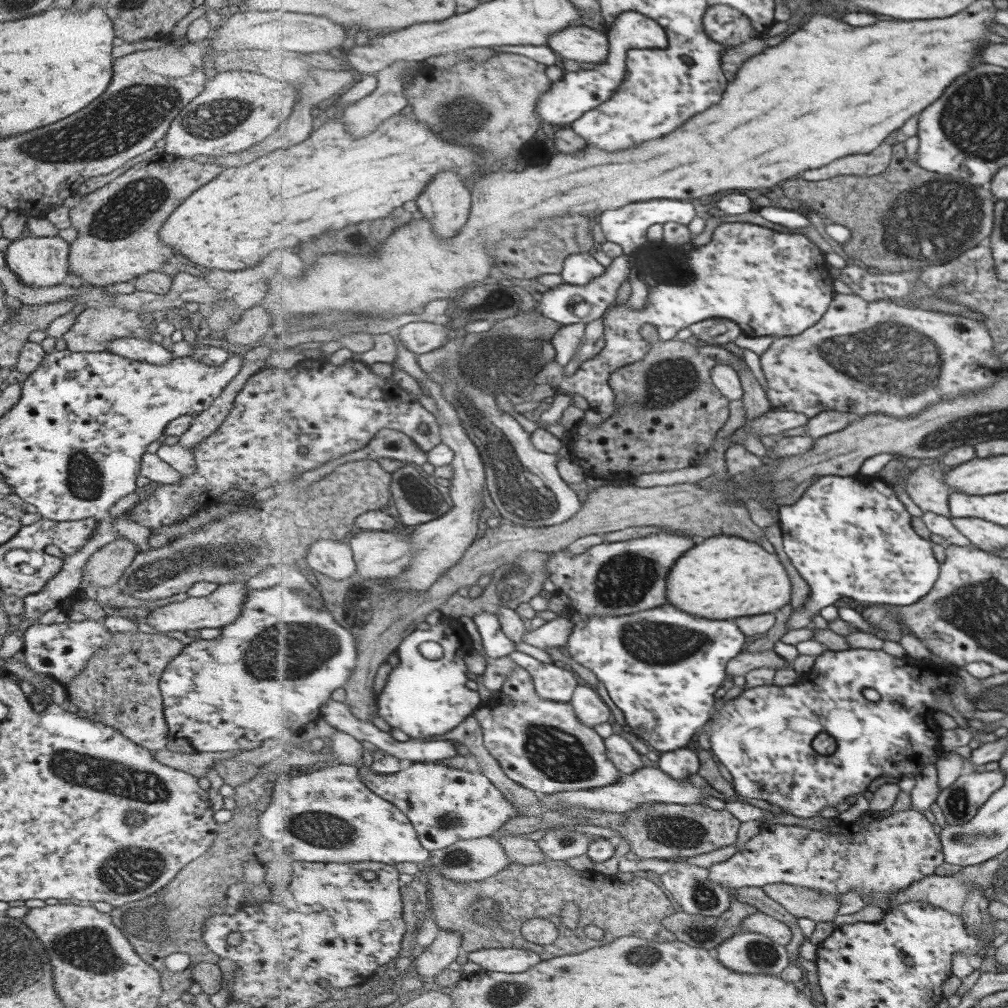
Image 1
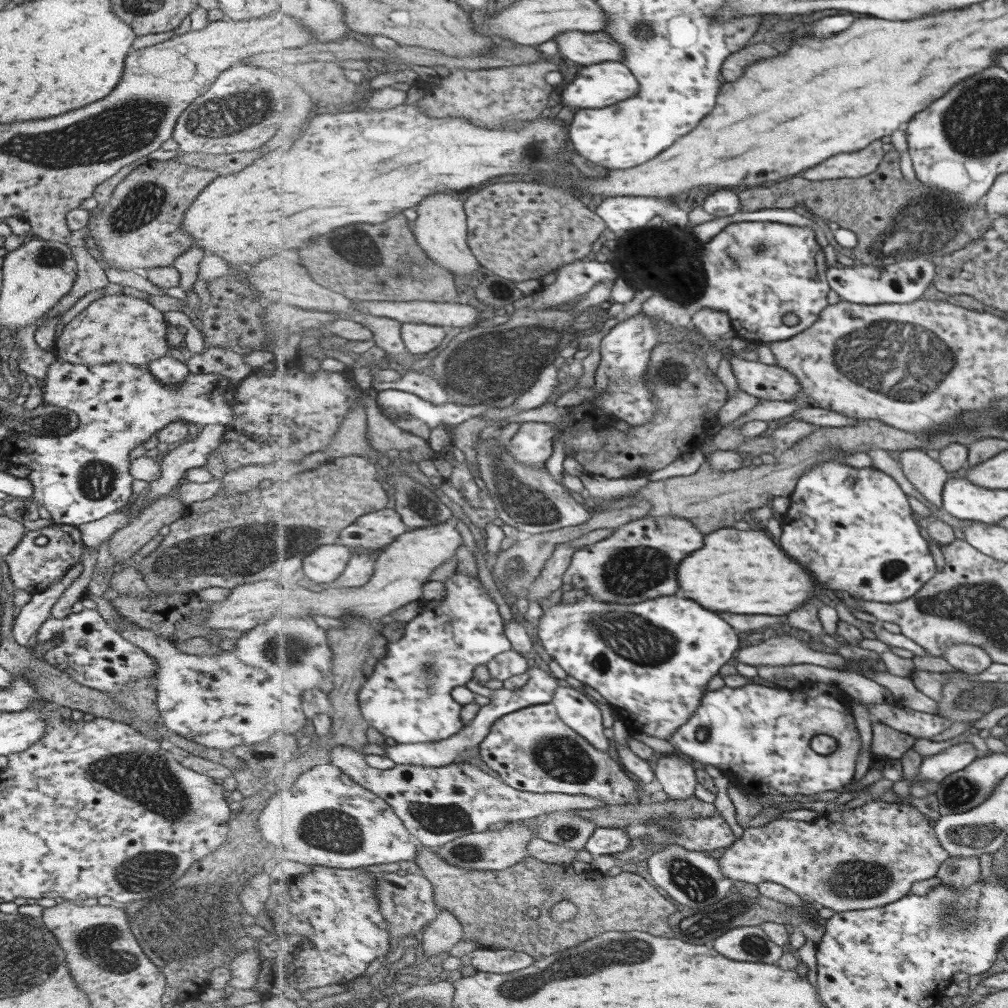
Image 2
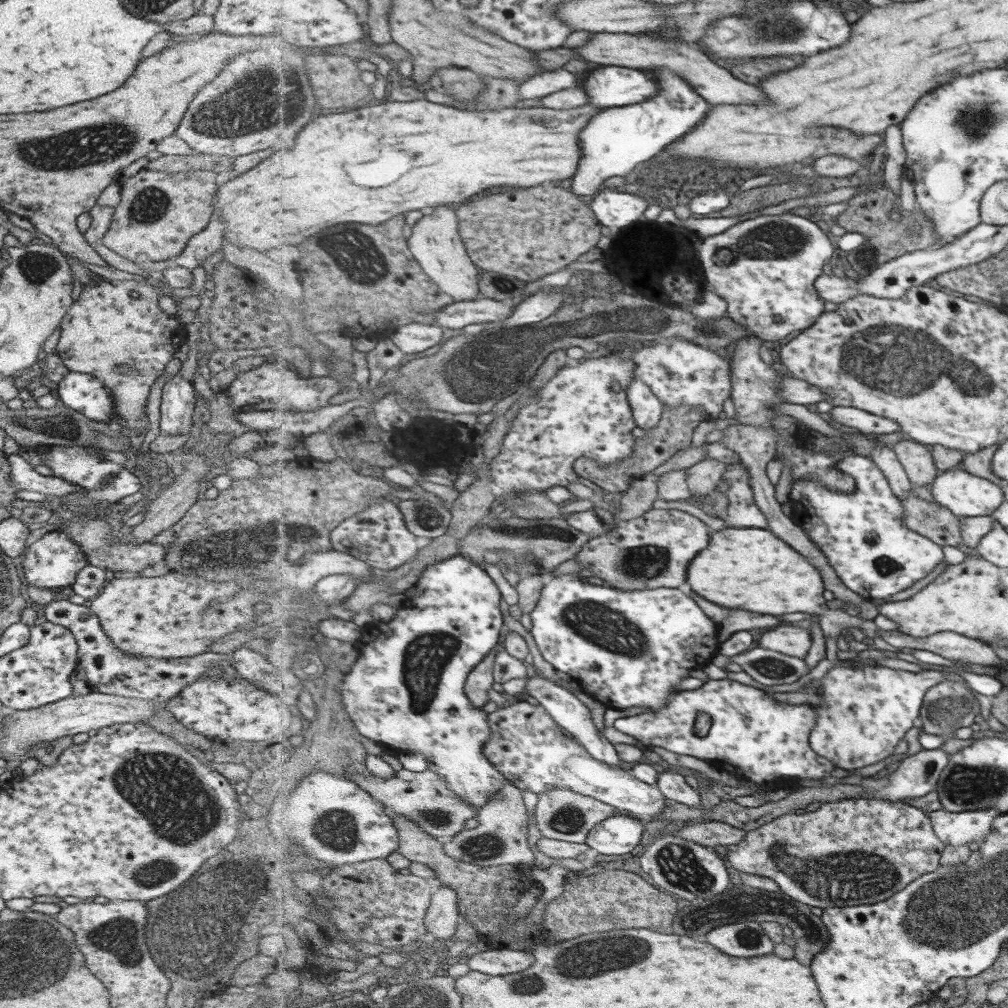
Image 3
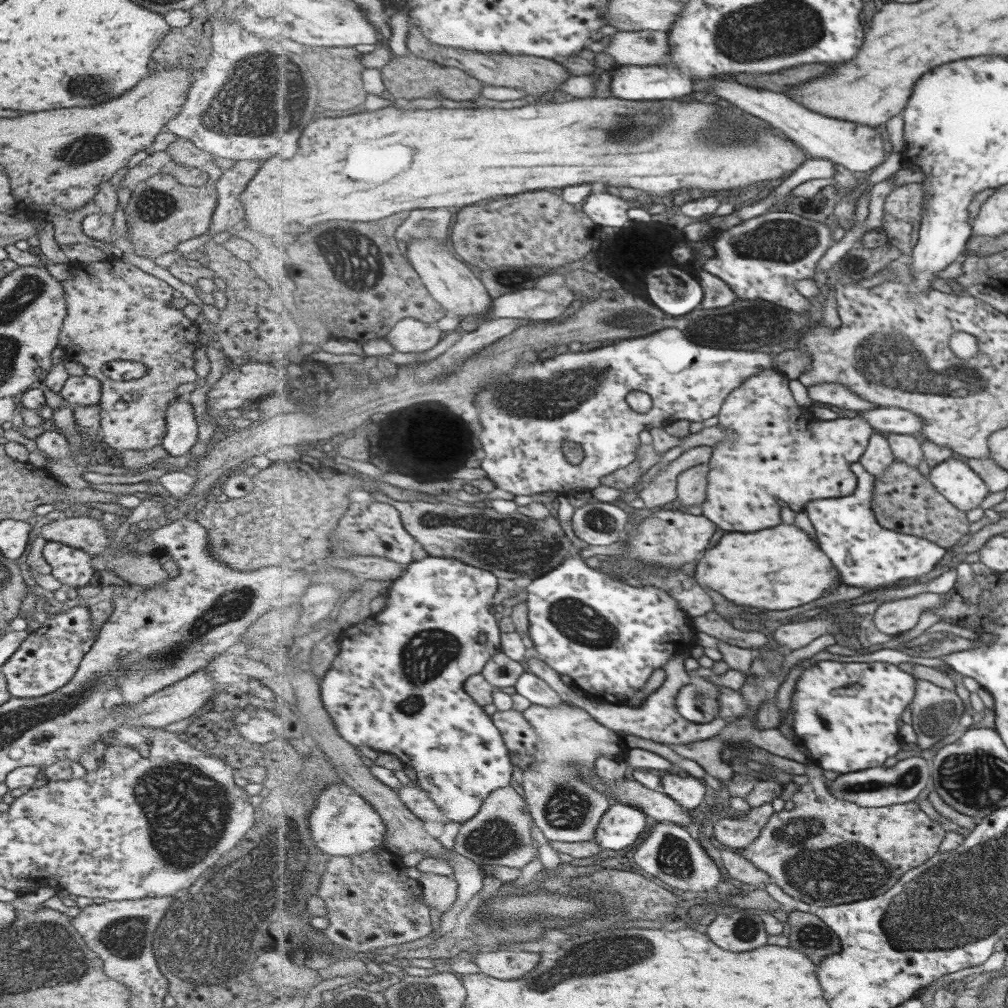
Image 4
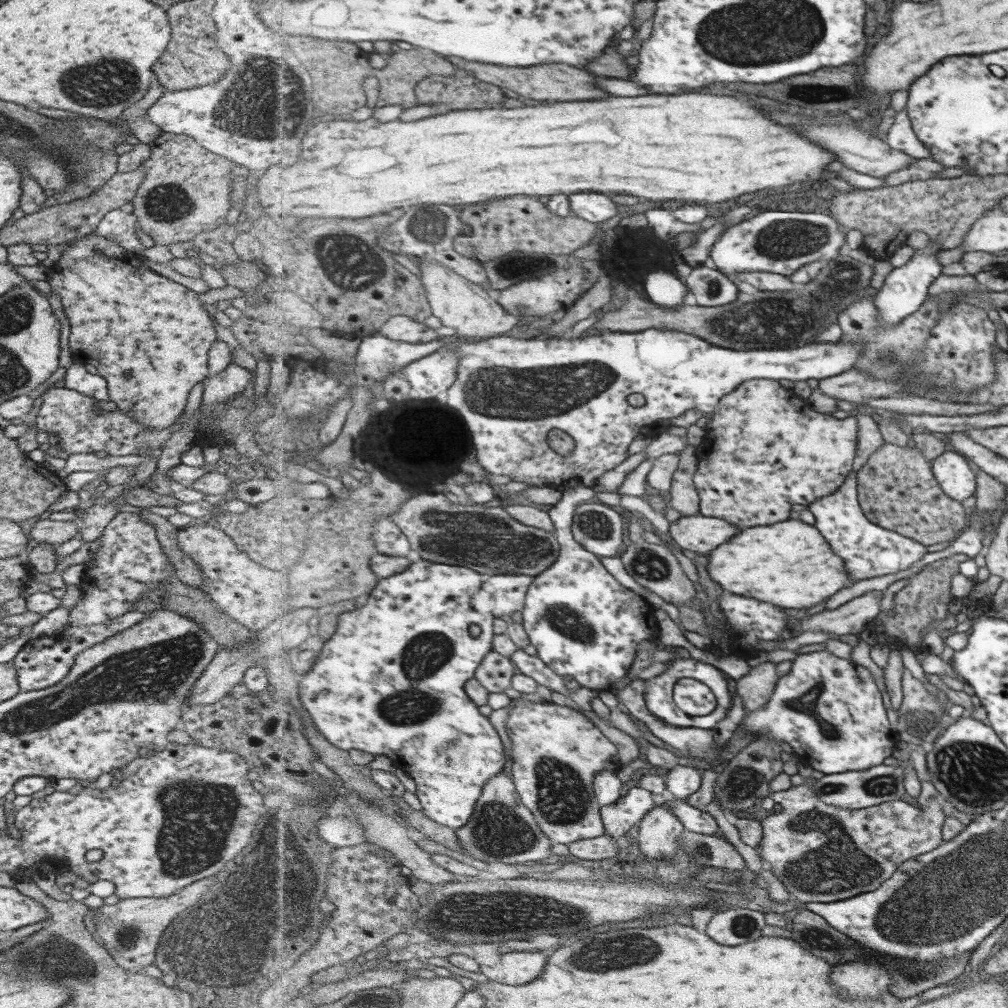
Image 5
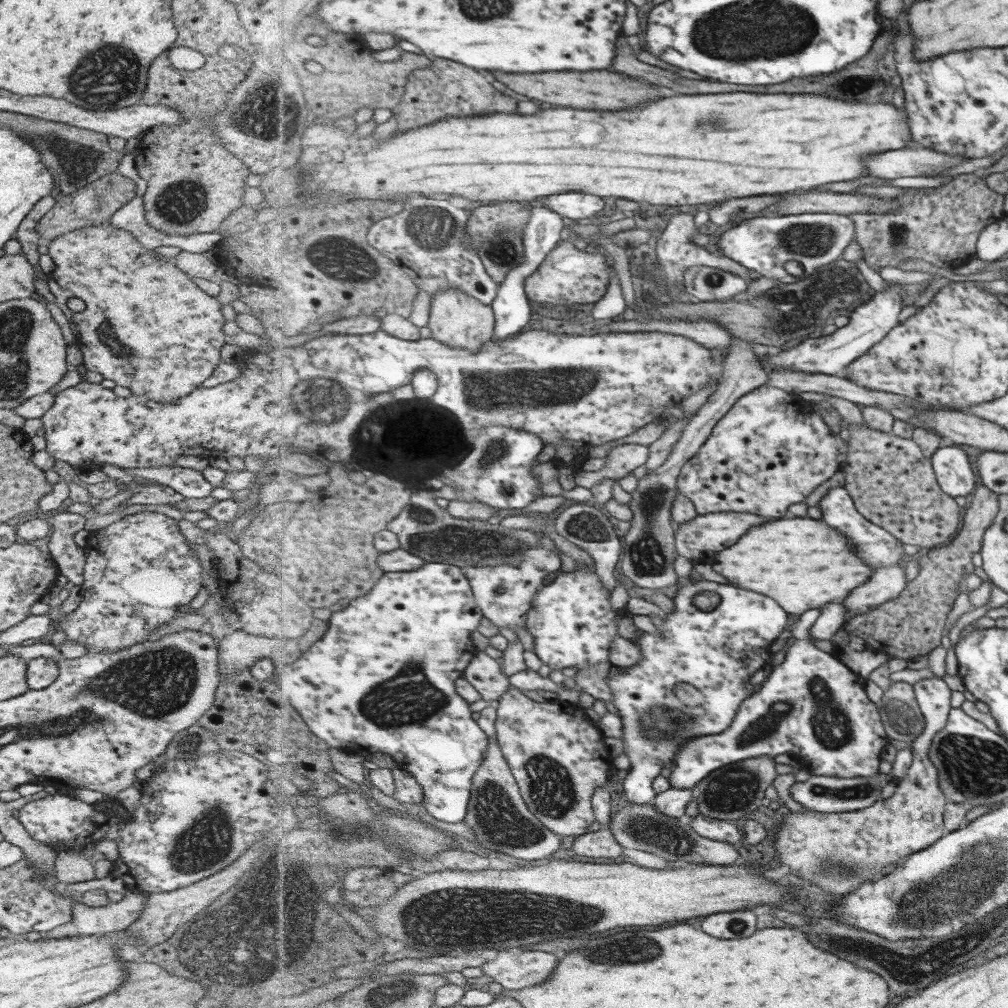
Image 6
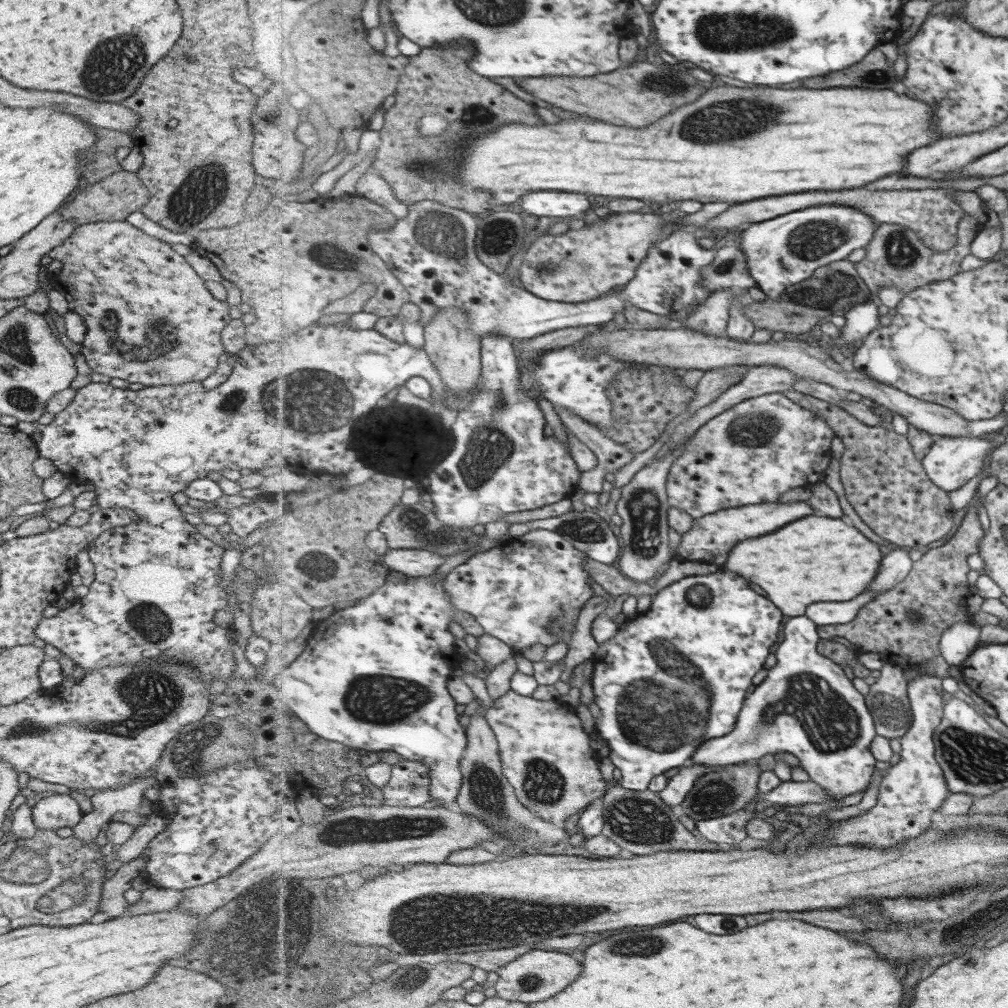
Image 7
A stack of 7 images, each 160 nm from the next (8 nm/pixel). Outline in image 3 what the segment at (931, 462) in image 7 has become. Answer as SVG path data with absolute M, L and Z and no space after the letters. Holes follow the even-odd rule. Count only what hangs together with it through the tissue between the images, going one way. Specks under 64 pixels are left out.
M942 471L933 484L933 496L958 517L988 516L1005 501L1002 486L970 471Z

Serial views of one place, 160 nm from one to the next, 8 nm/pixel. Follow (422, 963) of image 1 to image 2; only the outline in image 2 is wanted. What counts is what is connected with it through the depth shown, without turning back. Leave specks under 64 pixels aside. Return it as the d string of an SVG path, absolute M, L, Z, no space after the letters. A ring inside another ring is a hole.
M440 910L437 919L424 930L421 944L425 962L428 964L433 956L450 952L456 944L462 942L462 939L464 939L464 925L461 919L449 910Z

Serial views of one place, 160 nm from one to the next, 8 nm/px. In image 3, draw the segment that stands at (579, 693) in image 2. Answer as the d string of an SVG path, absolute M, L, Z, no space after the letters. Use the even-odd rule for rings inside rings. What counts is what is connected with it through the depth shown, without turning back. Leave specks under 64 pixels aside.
M541 674L534 675L532 678L529 677L527 691L530 692L530 696L536 698L539 704L544 706L552 714L552 717L558 722L558 725L570 731L590 751L590 754L594 758L602 762L608 762L610 766L620 766L621 768L623 761L618 756L618 752L616 752L616 746L606 736L602 736L600 728L594 722L592 710L574 692L570 692L568 688L563 688L555 681L547 679Z

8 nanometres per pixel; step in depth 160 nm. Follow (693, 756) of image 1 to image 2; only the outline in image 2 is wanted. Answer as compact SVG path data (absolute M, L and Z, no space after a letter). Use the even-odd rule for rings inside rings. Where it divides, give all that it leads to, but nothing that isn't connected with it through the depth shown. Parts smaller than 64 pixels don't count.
M663 756L656 766L657 778L672 799L689 799L696 794L698 774L694 764L682 756Z

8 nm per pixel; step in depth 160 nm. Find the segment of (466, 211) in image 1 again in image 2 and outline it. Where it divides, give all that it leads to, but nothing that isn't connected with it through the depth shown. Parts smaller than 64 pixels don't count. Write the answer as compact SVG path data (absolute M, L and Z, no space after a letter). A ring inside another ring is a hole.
M432 194L430 198L426 198L426 202L422 202L418 210L415 232L420 250L440 265L443 272L454 274L460 283L468 274L475 274L480 279L485 273L469 244L469 216L466 203L460 194Z

